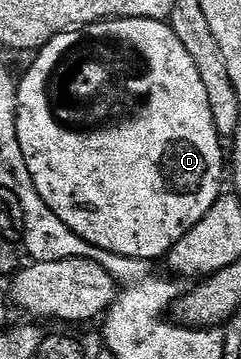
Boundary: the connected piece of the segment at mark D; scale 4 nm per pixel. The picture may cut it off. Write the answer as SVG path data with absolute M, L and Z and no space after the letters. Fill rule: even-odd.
M120 17L111 21L111 75L99 75L93 67L93 49L85 49L85 57L81 53L81 27L70 29L67 33L57 35L48 45L34 54L35 62L27 69L27 74L17 81L19 106L17 107L17 139L21 143L21 155L25 159L27 174L37 187L41 199L85 243L97 247L101 251L109 251L113 255L128 257L134 261L152 263L166 258L173 246L201 219L205 219L213 203L221 195L219 189L225 181L225 149L217 127L213 127L213 111L209 111L209 94L205 91L205 83L201 83L201 75L193 64L189 51L185 51L185 43L177 39L167 21L153 19L129 19ZM113 59L119 61L117 73L113 73Z

